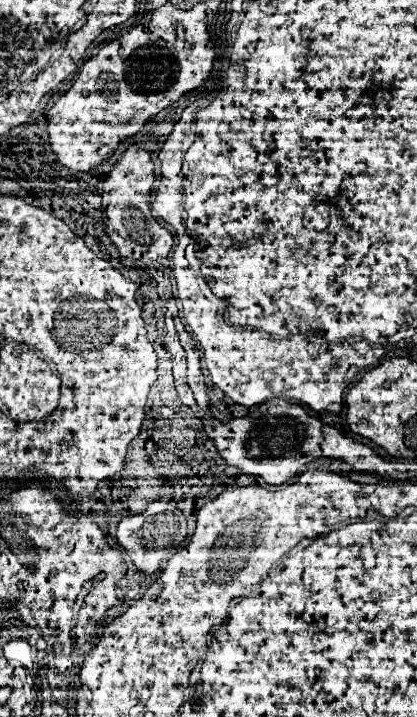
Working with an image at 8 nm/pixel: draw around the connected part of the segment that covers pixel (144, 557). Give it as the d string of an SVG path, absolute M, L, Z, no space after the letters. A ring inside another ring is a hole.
M152 501L148 503L146 511L138 515L122 517L116 529L118 543L128 551L128 555L138 565L138 569L144 571L146 575L154 575L162 567L164 559L172 553L172 549L182 545L186 535L188 535L186 517L174 505L164 503L164 501Z

